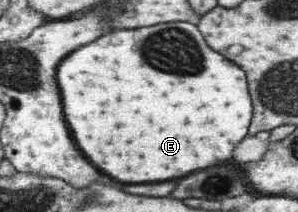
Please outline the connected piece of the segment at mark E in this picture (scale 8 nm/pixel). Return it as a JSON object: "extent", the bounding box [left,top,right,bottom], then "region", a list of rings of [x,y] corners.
{"extent":[56,21,252,184],"region":[[[195,21],[191,22],[164,22],[154,26],[142,26],[138,29],[130,30],[114,30],[106,36],[96,38],[94,42],[88,42],[84,46],[80,46],[78,50],[70,52],[64,60],[58,63],[56,68],[56,84],[60,90],[60,98],[62,98],[62,112],[64,112],[64,120],[70,128],[70,134],[78,146],[78,150],[90,160],[90,164],[94,162],[94,166],[98,170],[102,170],[106,176],[124,182],[124,184],[144,184],[144,182],[162,182],[162,180],[170,180],[174,176],[184,176],[192,170],[198,168],[208,168],[218,164],[220,160],[230,158],[234,146],[242,140],[242,136],[246,134],[248,122],[250,122],[250,114],[252,114],[252,106],[250,106],[250,96],[246,90],[246,82],[244,82],[244,72],[234,66],[232,62],[228,62],[226,58],[222,58],[220,54],[208,50],[208,46],[204,44],[202,36],[196,29]]]}

